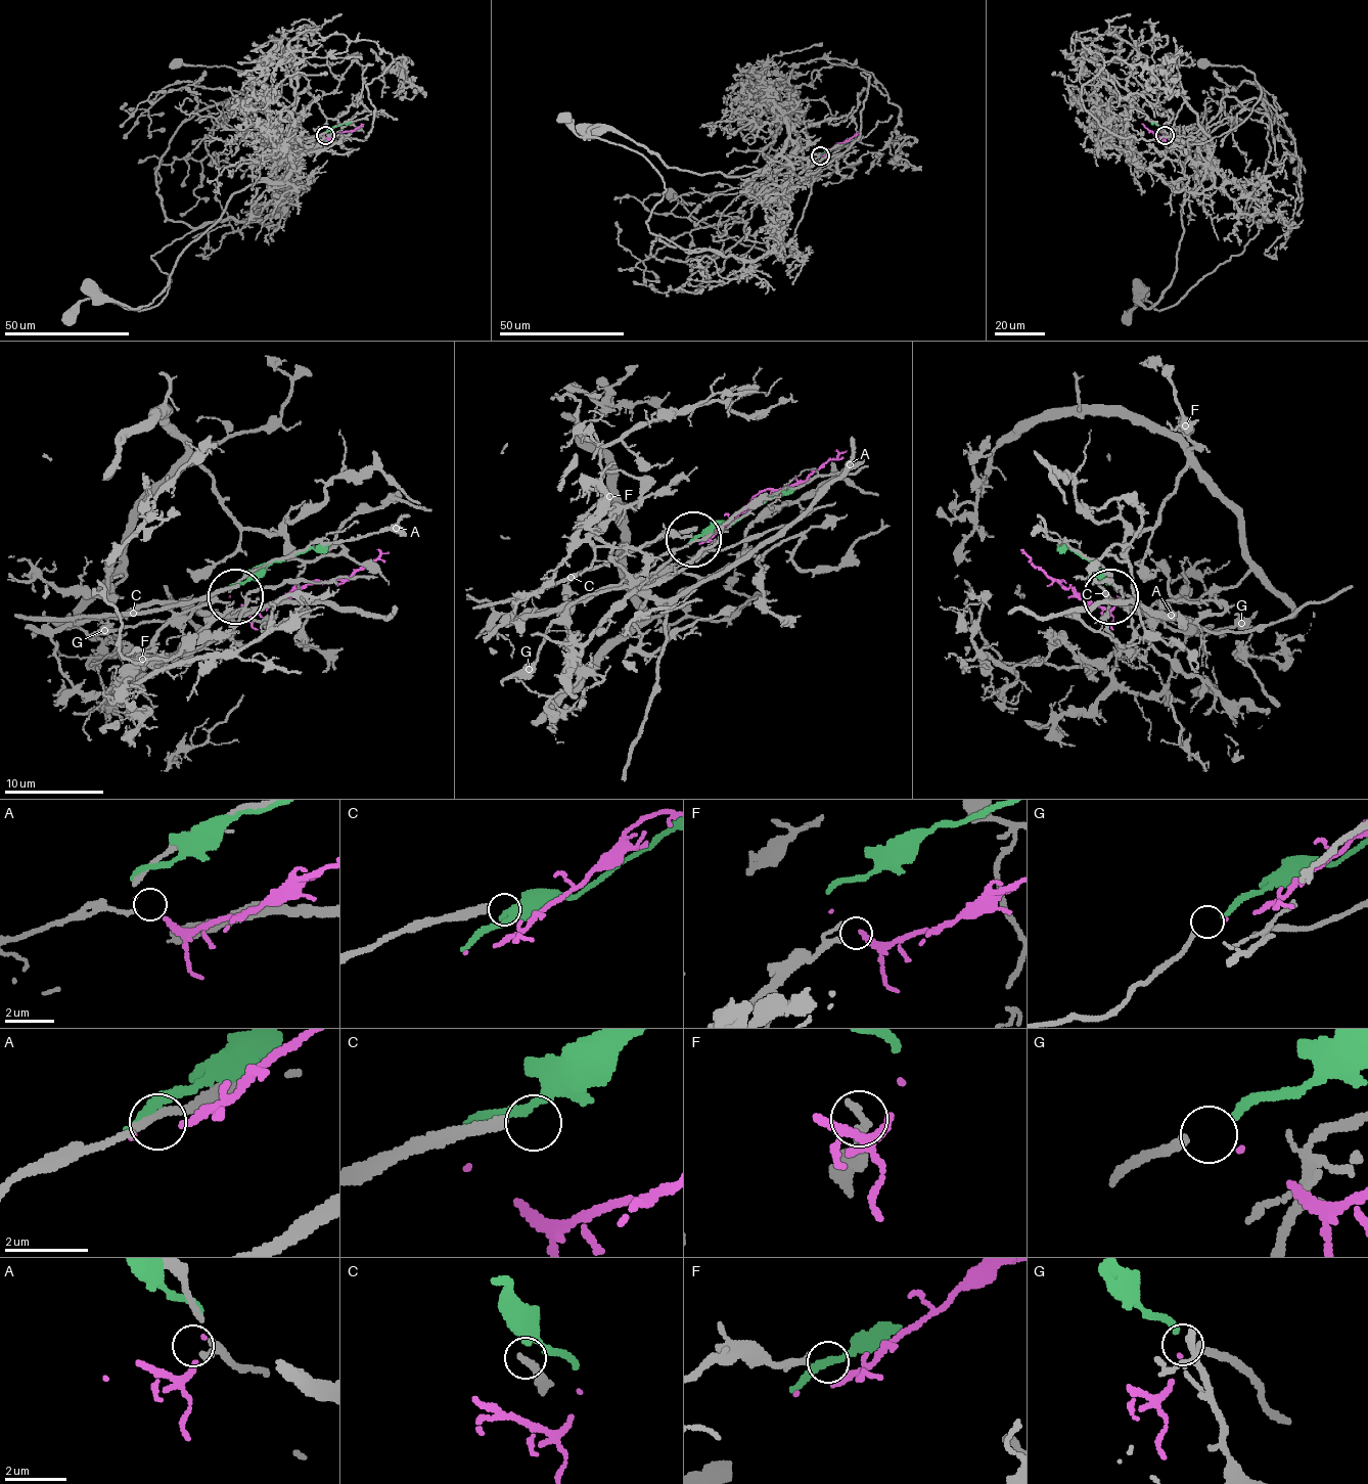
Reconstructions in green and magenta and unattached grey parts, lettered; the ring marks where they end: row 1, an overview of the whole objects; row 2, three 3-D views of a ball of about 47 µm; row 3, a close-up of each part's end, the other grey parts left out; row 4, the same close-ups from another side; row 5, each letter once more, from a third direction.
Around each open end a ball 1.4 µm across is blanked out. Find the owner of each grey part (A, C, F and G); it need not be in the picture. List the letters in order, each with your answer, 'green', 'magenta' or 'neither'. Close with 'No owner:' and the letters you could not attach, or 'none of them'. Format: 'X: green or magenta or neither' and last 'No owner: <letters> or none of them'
A: magenta
C: neither
F: neither
G: green
No owner: C, F

